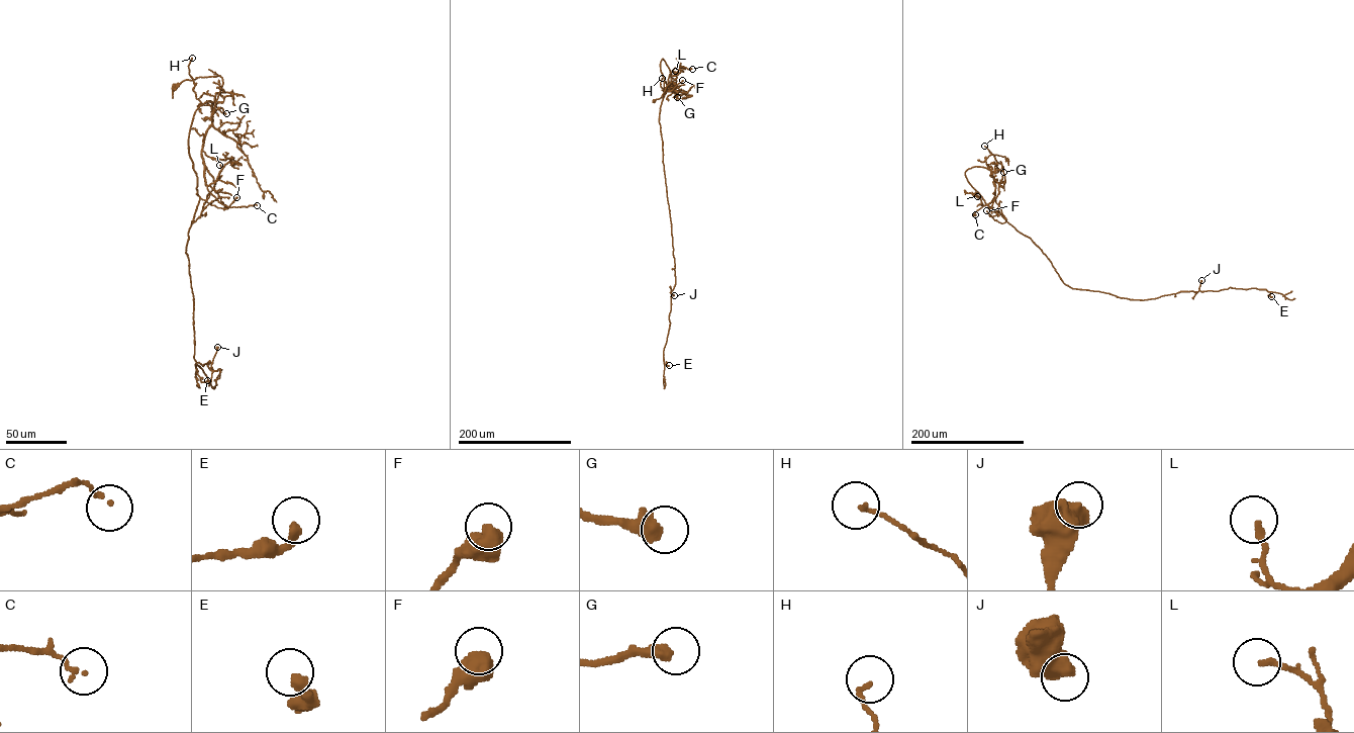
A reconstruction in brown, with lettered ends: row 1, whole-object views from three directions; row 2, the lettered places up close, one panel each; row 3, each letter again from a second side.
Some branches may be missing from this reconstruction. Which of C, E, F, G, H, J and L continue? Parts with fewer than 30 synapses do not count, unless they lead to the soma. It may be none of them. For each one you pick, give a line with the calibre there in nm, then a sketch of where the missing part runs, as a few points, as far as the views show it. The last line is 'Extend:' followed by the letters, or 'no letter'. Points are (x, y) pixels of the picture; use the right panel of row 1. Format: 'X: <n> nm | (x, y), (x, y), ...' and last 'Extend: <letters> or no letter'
Extend: no letter

